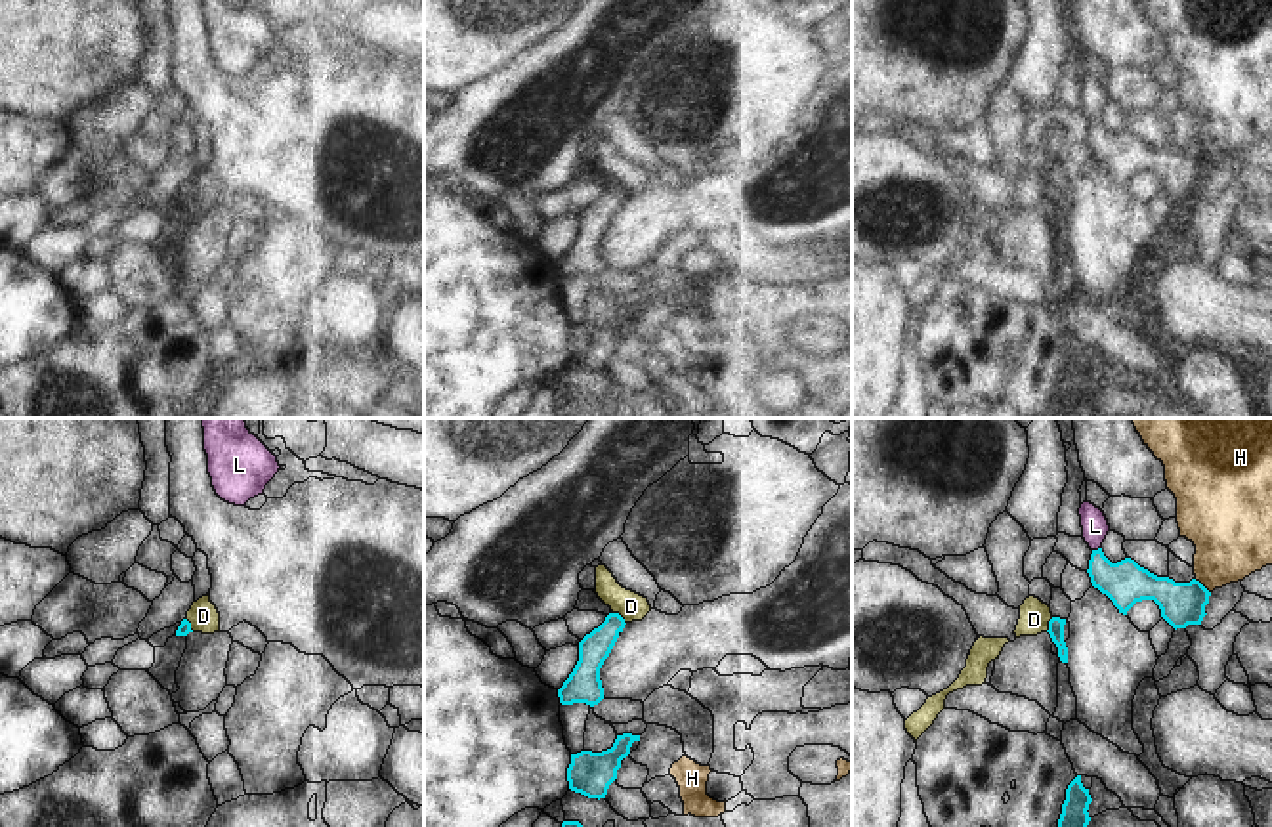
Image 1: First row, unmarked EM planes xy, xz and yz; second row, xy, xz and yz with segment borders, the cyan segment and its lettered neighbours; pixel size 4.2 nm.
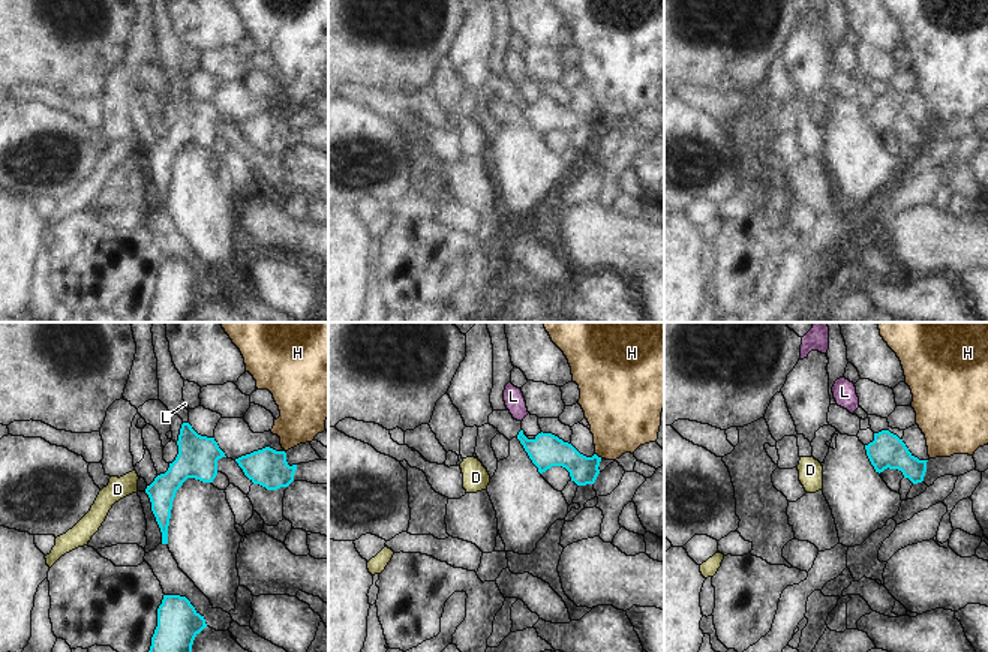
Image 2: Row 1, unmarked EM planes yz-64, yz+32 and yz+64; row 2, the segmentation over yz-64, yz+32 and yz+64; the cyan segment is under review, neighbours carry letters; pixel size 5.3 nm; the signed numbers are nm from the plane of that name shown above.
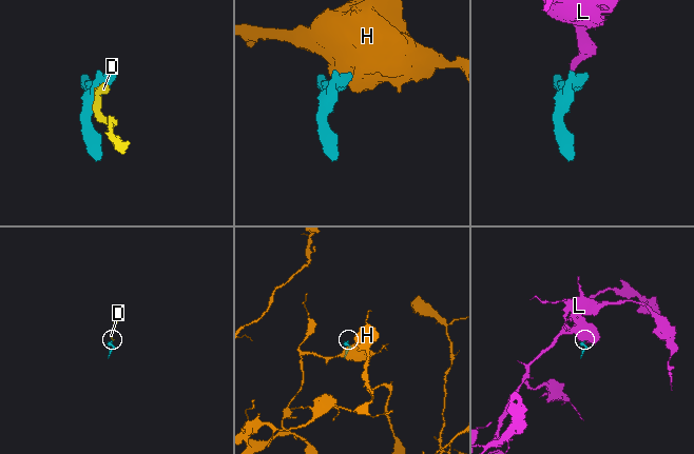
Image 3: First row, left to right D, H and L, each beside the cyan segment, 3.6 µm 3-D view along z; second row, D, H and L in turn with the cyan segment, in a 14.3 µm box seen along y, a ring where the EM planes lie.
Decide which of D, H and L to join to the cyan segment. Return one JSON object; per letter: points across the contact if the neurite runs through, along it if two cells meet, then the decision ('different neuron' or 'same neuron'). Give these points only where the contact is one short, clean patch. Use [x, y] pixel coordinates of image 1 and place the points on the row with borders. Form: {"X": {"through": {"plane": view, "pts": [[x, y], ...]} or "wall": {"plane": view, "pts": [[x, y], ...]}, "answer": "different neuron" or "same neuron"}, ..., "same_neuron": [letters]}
{"D": {"wall": {"plane": "xz", "pts": [[614, 612], [625, 623]]}, "answer": "different neuron"}, "H": {"wall": {"plane": "yz", "pts": [[1194, 579], [1209, 593]]}, "answer": "different neuron"}, "L": {"through": {"plane": "yz", "pts": [[1125, 583], [1099, 560], [1099, 549], [1095, 526]]}, "answer": "same neuron"}, "same_neuron": ["L"]}

